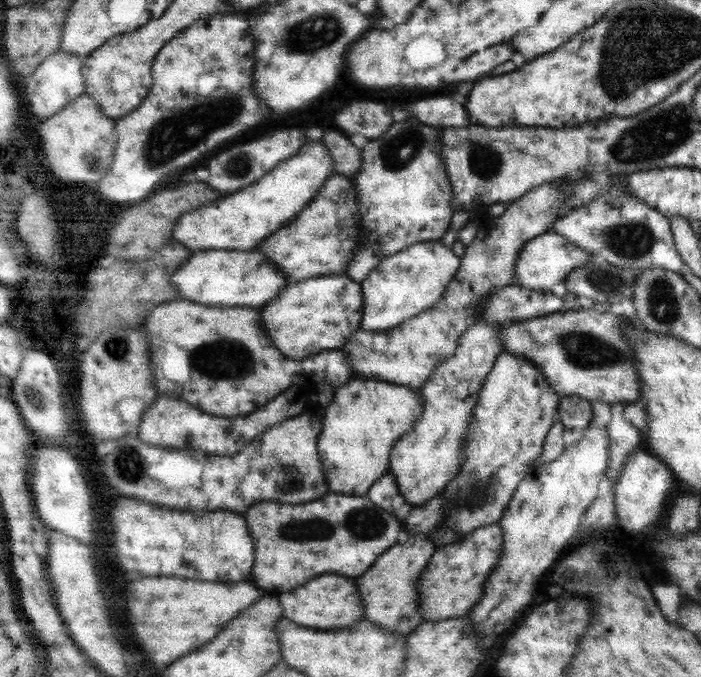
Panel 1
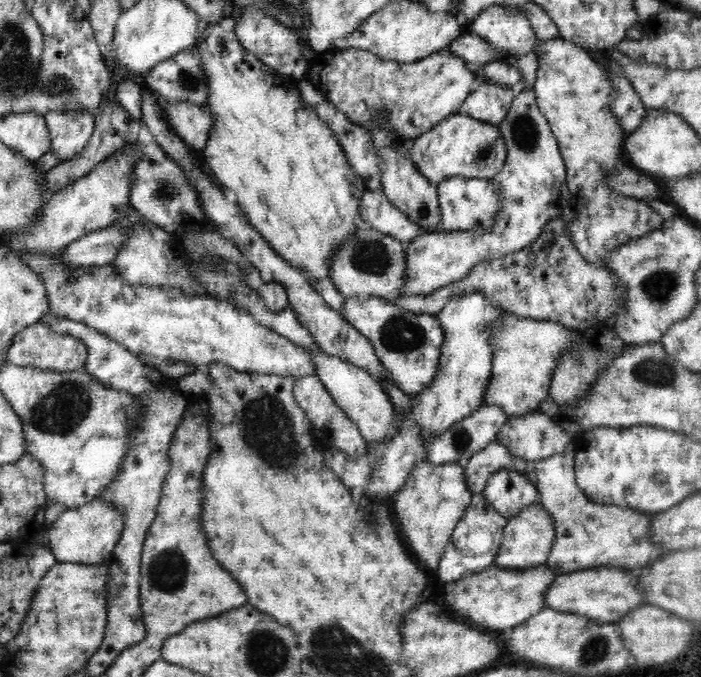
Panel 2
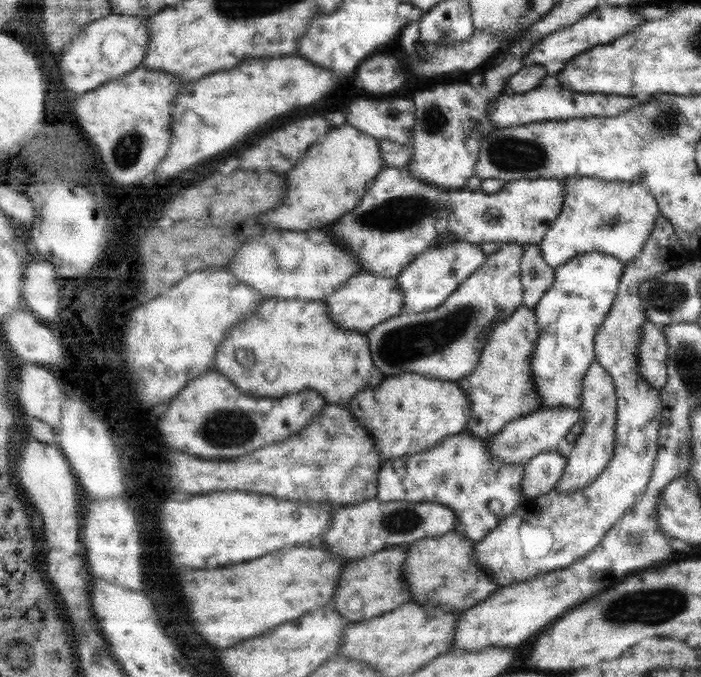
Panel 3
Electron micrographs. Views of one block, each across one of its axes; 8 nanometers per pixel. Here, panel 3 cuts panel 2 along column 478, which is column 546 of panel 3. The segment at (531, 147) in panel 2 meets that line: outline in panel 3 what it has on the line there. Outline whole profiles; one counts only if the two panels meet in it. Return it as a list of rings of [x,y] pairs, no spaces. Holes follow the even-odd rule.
[[[566,176],[562,178],[562,182],[564,182],[564,193],[561,212],[551,222],[543,239],[537,245],[547,267],[554,270],[574,256],[586,252],[600,252],[612,256],[622,266],[631,264],[631,260],[639,254],[643,243],[649,238],[655,220],[660,217],[651,193],[642,184],[606,181],[588,176]]]

